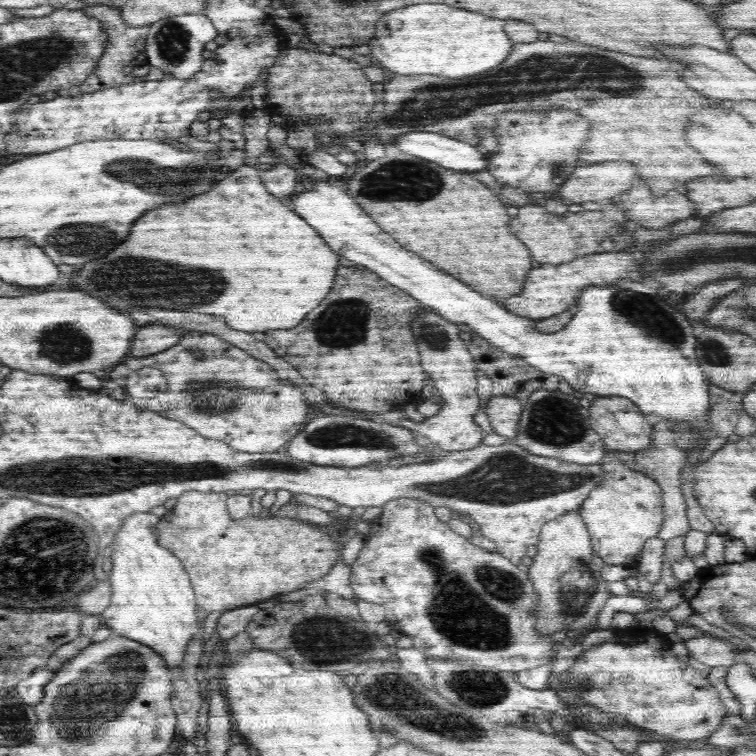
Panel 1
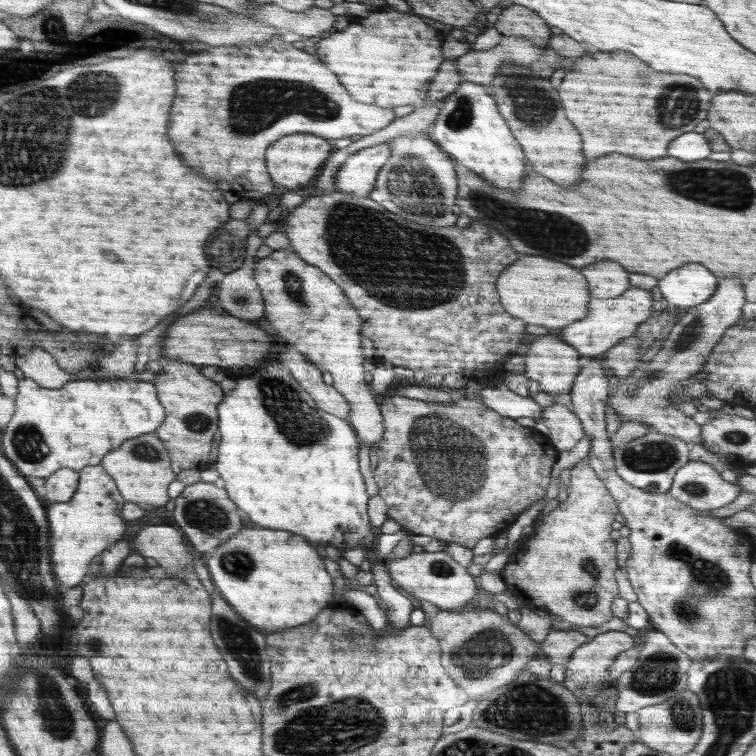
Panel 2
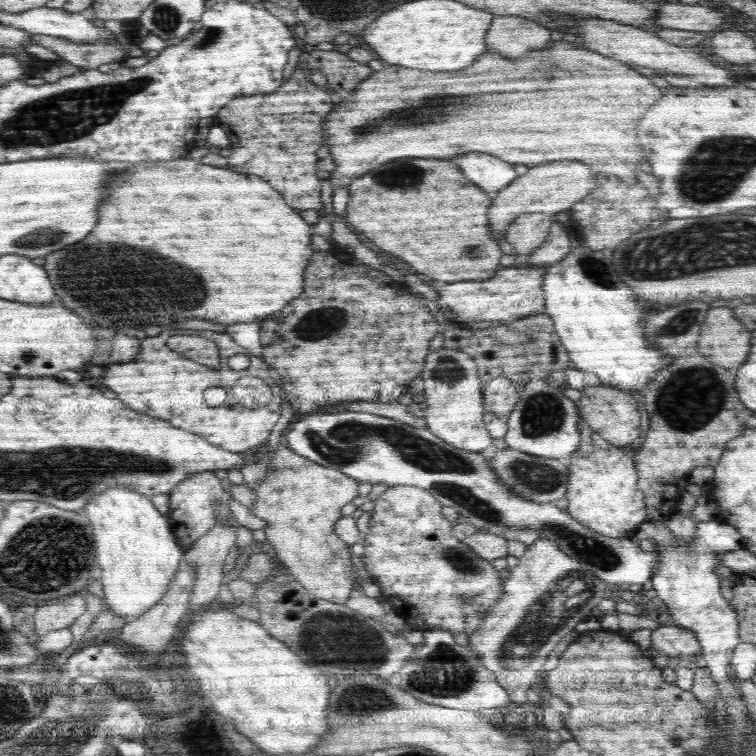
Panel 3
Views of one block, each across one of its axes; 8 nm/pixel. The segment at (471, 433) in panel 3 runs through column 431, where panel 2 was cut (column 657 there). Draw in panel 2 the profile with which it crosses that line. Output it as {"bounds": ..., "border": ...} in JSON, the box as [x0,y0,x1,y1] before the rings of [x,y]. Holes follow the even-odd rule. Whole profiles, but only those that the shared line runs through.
{"bounds":[607,277,746,444],"border":[[[740,277],[719,278],[714,294],[706,302],[690,307],[670,330],[660,350],[652,360],[639,363],[626,378],[617,380],[617,388],[609,394],[607,404],[612,406],[624,421],[640,421],[650,427],[650,431],[678,437],[688,444],[702,444],[700,425],[690,416],[674,408],[670,396],[674,390],[684,388],[684,380],[697,376],[702,364],[706,363],[708,353],[718,343],[724,331],[743,318],[742,306],[746,304],[744,280]]]}

